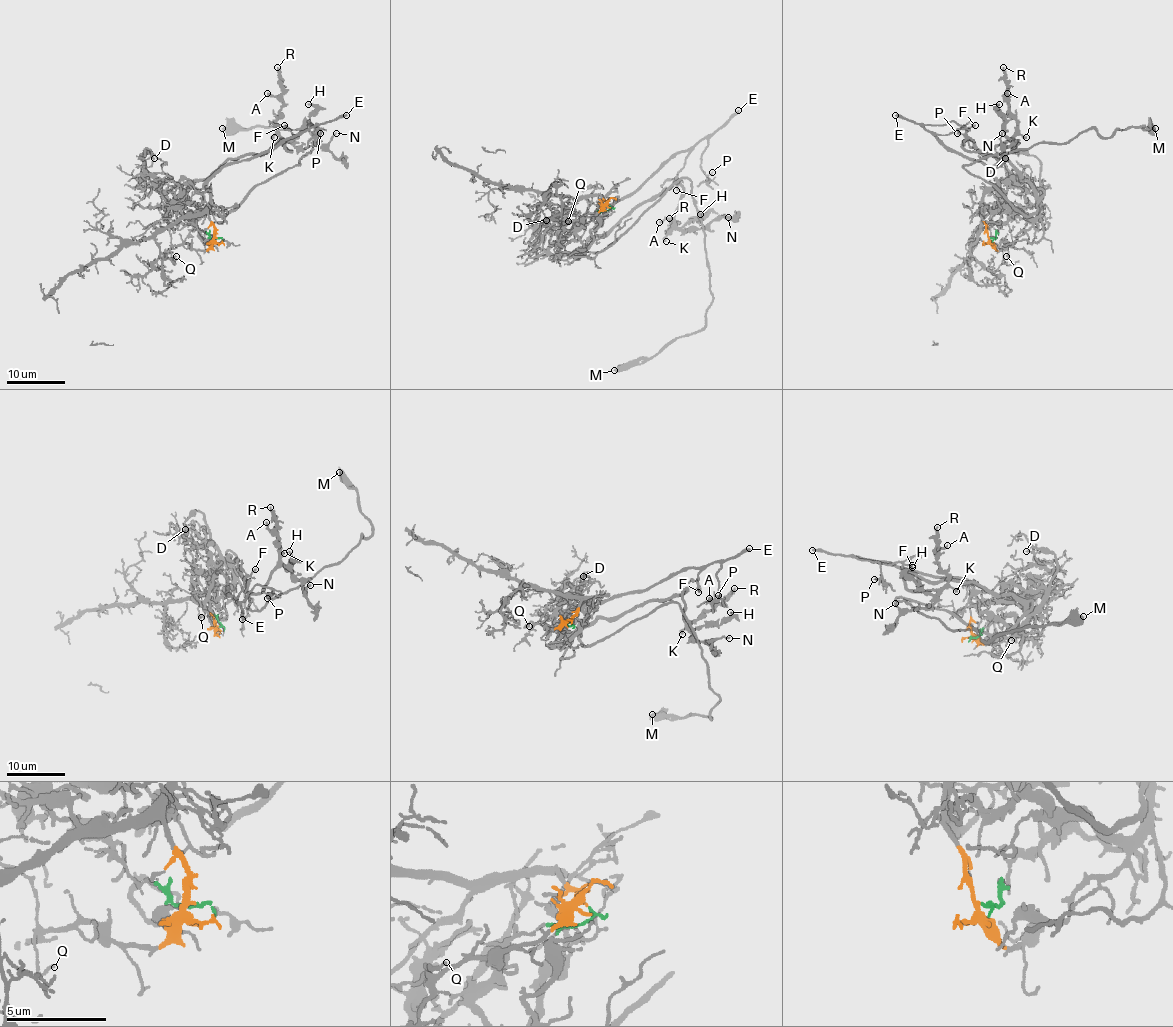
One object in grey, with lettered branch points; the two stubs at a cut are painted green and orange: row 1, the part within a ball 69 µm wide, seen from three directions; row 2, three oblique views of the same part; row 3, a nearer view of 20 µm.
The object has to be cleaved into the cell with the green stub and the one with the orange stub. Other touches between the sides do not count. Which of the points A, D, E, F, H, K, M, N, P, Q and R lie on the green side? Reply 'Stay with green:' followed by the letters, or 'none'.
Stay with green: A, D, H, K, M, N, R

